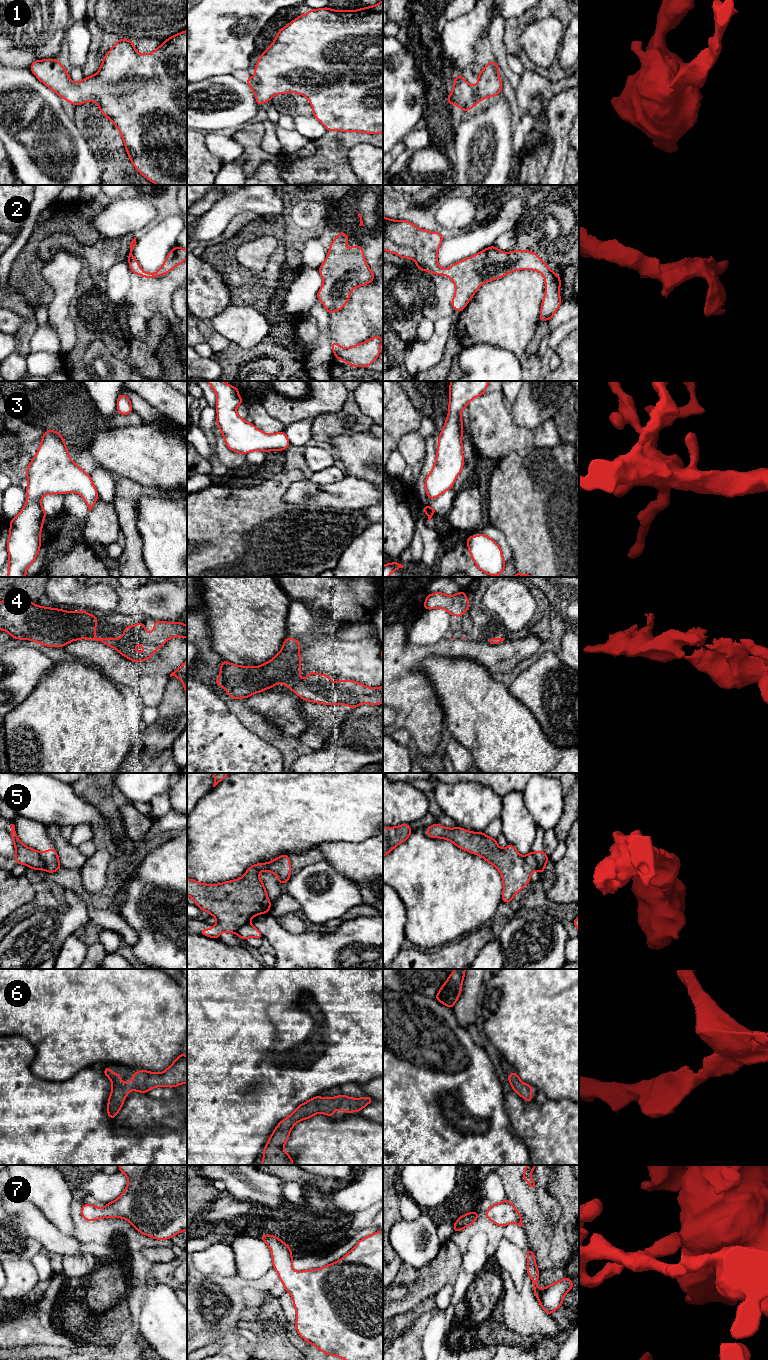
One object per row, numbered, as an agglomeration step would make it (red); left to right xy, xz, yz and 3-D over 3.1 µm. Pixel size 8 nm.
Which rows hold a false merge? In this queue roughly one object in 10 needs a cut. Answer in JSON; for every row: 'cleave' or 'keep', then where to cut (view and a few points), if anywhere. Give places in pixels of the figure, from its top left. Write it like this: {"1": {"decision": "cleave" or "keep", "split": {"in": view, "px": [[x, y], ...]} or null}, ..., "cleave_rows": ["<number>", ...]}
{"1": {"decision": "keep", "split": null}, "2": {"decision": "keep", "split": null}, "3": {"decision": "keep", "split": null}, "4": {"decision": "keep", "split": null}, "5": {"decision": "cleave", "split": {"in": "yz", "px": [[532, 852], [537, 862], [537, 869]]}}, "6": {"decision": "keep", "split": null}, "7": {"decision": "keep", "split": null}, "cleave_rows": ["5"]}

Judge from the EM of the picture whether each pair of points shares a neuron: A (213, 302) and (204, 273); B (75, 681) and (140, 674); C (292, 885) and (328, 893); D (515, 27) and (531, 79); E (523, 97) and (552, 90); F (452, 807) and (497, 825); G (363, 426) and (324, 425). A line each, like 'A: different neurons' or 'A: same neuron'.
A: same neuron
B: different neurons
C: same neuron
D: different neurons
E: same neuron
F: different neurons
G: same neuron

